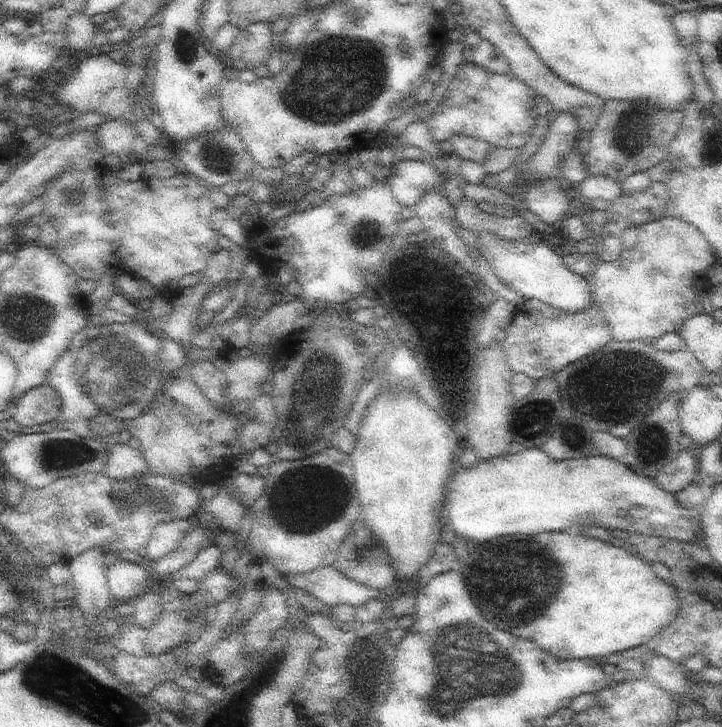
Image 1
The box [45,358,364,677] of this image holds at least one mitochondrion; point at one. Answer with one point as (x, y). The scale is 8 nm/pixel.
(324, 492)

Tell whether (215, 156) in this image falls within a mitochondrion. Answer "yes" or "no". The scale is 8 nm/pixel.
yes

